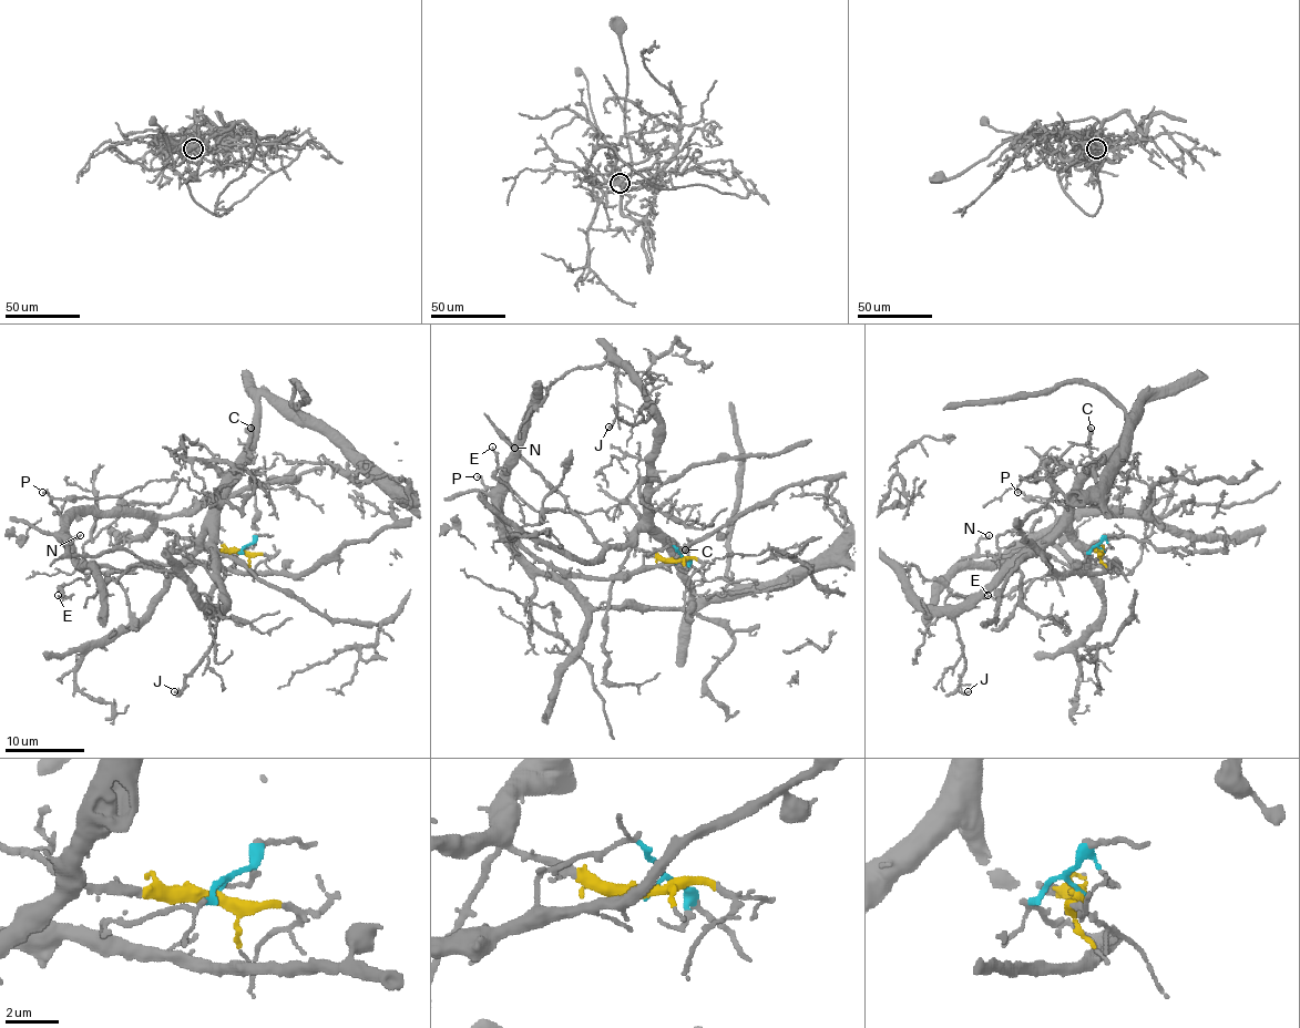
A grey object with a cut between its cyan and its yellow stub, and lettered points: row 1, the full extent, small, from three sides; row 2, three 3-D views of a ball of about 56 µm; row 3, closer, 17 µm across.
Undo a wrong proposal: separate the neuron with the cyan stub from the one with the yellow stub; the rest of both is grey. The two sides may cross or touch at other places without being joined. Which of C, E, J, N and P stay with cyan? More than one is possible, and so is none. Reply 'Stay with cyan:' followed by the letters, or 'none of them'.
Stay with cyan: E, P

